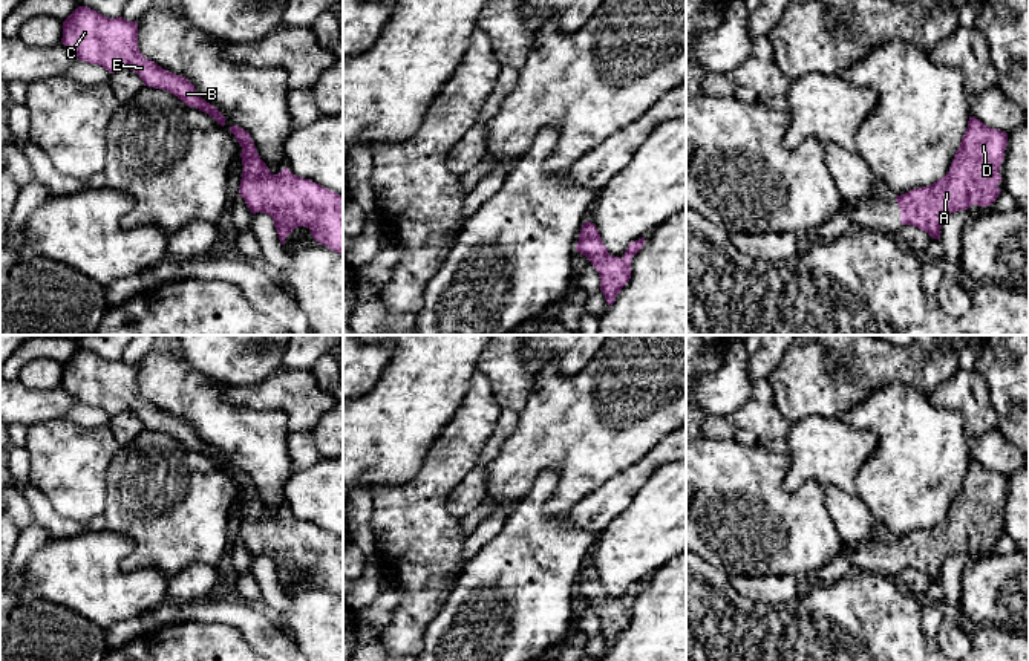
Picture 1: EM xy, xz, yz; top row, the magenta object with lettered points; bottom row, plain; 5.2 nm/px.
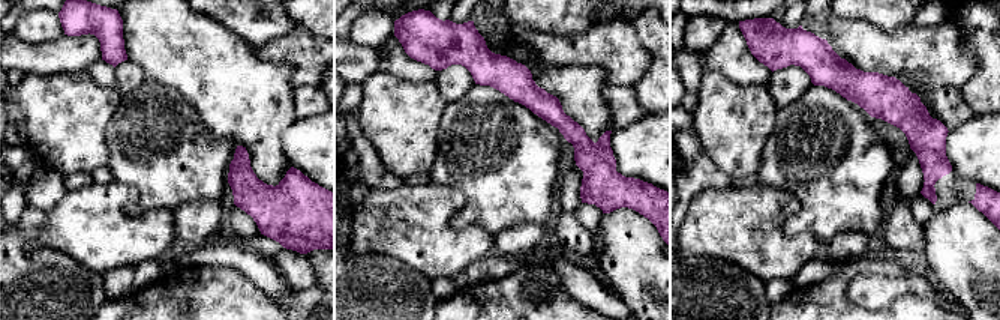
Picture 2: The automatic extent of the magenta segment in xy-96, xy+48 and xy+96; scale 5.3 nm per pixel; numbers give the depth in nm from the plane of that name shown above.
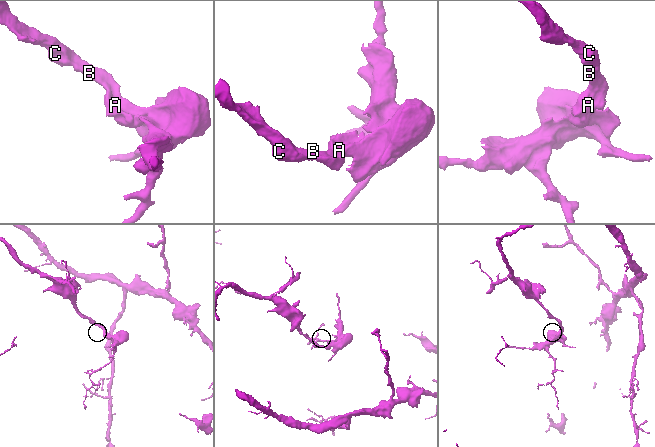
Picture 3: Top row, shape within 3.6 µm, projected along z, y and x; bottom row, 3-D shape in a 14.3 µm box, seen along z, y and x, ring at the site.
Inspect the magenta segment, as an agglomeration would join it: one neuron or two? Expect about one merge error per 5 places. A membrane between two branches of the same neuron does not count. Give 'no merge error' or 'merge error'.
no merge error

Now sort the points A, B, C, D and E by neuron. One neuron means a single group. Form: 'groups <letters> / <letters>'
groups A B C D E

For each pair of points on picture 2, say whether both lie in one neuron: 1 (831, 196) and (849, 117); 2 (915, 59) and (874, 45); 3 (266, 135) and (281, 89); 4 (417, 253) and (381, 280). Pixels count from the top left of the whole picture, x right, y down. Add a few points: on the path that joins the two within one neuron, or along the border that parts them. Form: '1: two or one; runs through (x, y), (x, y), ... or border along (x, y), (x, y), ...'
1: one; runs through (831, 176), (831, 140), (834, 137)
2: one; runs through (904, 53), (885, 51)
3: one; runs through (266, 123), (266, 101), (269, 98)
4: two; border along (369, 253), (398, 259), (431, 281)

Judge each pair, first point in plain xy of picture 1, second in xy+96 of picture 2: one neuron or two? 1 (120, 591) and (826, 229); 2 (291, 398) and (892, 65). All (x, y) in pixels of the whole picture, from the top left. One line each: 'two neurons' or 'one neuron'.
1: two neurons
2: one neuron

